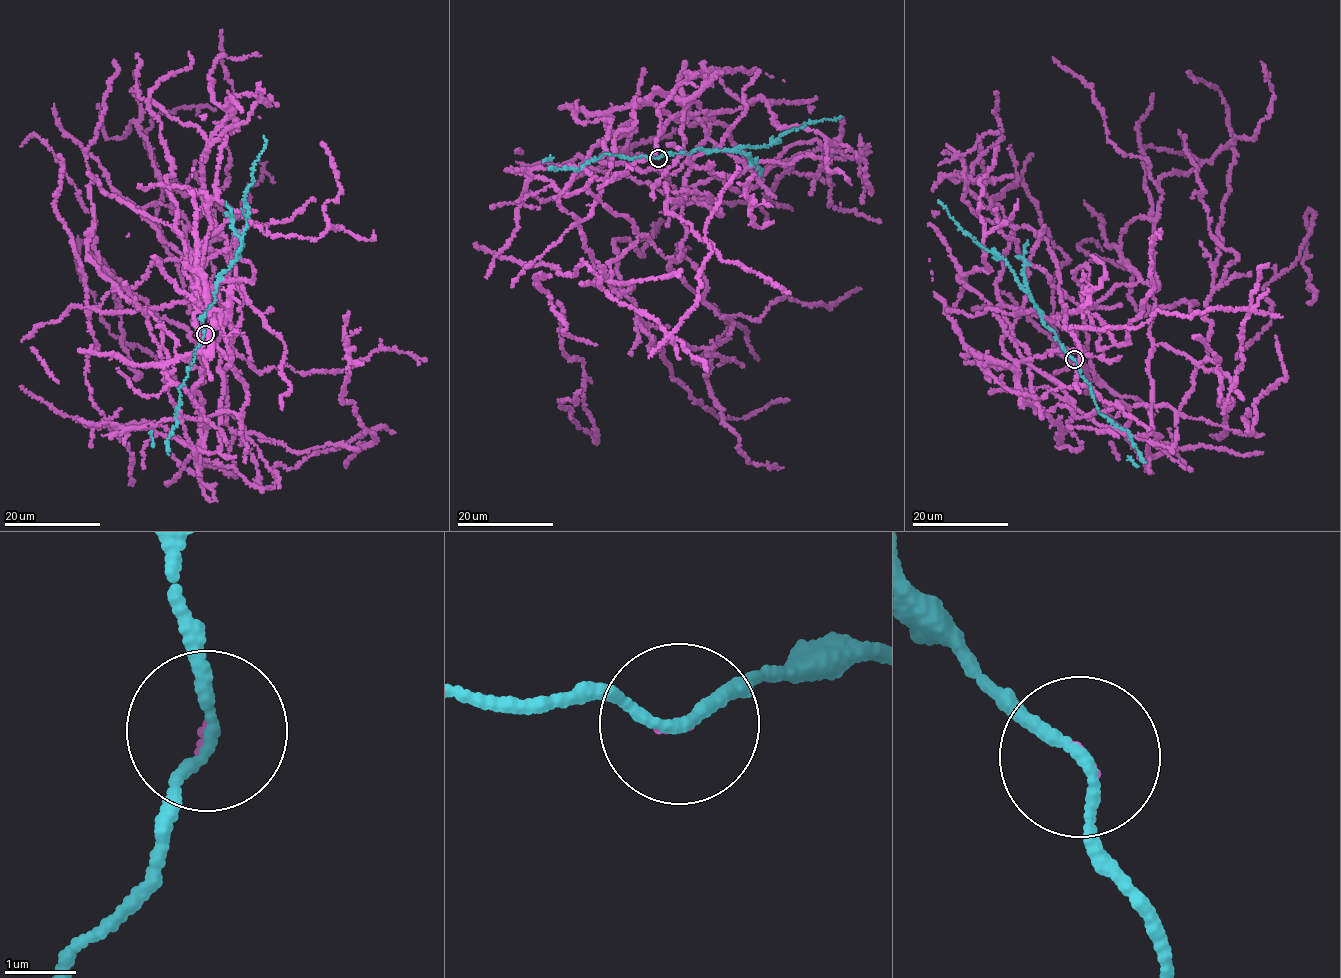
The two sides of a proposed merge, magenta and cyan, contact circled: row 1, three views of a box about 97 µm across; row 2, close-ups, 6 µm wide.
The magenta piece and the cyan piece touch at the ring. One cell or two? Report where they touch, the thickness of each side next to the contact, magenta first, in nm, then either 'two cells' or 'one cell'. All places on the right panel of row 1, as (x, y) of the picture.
(1074, 359) | 70/150 nm | two cells

